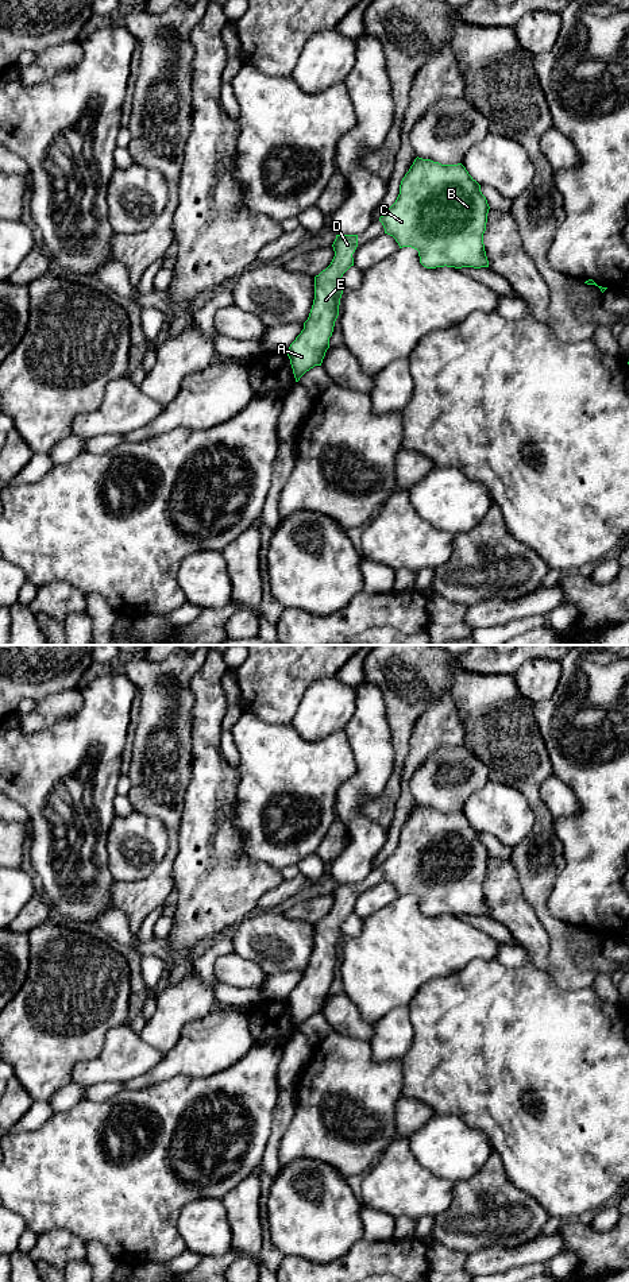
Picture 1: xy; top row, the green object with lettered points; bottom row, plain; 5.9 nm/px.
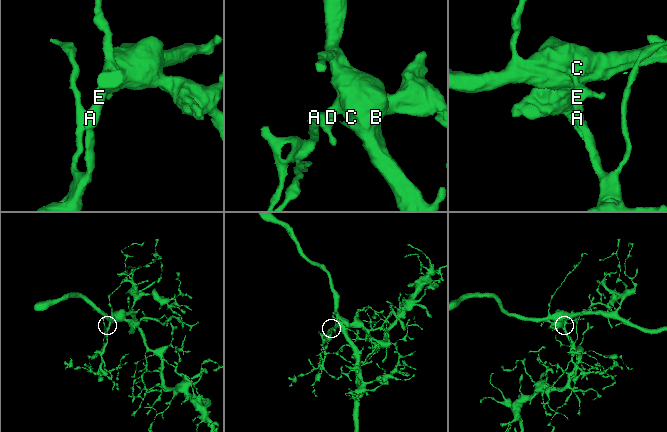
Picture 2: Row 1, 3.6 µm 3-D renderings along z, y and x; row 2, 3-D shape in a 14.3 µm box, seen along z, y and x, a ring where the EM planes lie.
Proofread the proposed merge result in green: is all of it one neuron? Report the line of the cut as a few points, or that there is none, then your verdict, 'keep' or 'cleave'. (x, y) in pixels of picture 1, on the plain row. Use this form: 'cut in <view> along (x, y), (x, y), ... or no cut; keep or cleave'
no cut; keep

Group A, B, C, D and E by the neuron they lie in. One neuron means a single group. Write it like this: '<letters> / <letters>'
A B C D E

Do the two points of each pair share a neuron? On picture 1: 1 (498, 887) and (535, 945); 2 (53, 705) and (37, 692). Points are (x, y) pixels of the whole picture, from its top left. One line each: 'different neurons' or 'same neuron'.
1: same neuron
2: different neurons

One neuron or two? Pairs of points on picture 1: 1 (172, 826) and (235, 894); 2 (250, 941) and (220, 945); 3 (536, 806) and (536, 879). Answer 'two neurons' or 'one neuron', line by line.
1: two neurons
2: two neurons
3: one neuron

